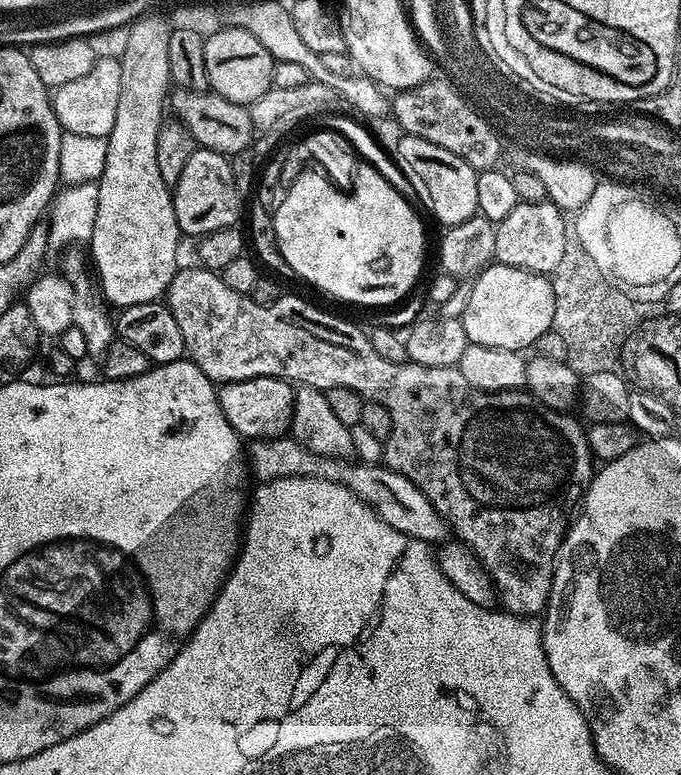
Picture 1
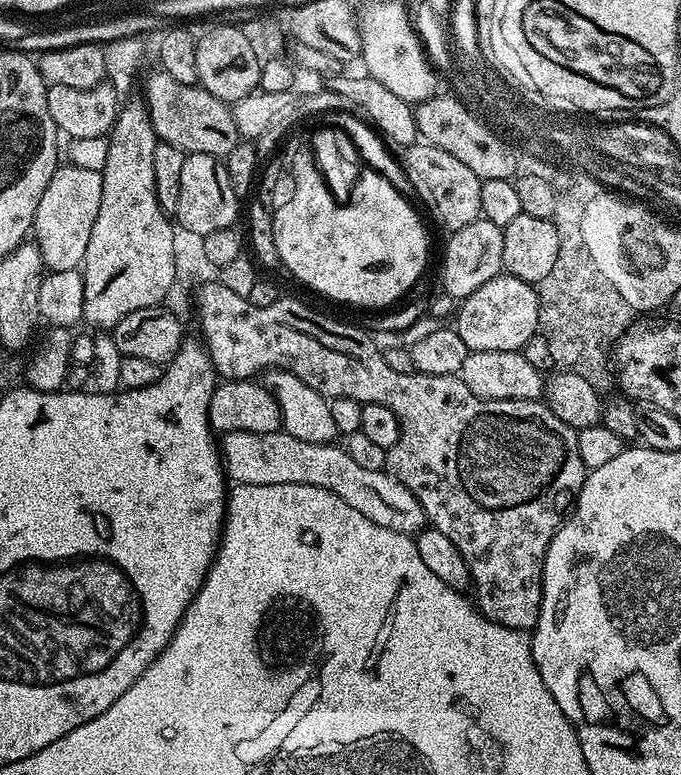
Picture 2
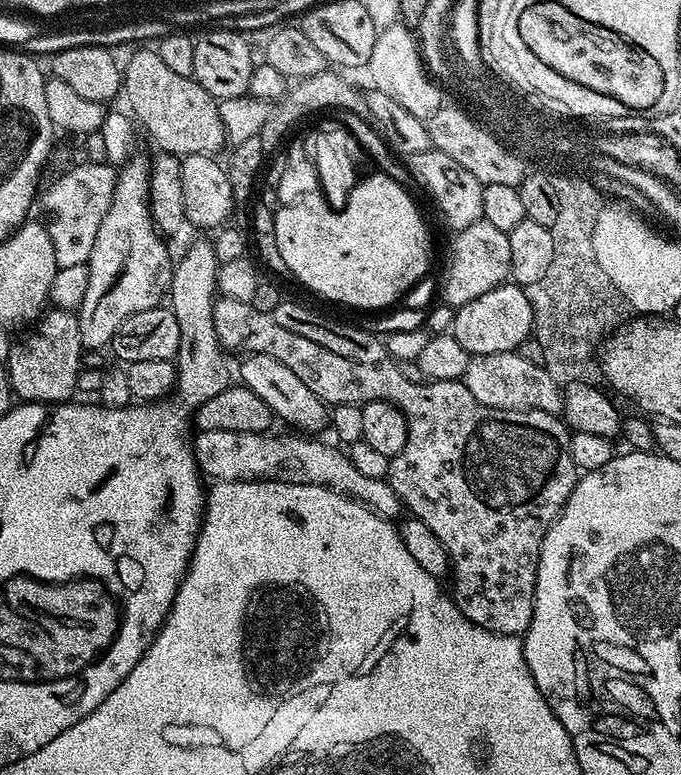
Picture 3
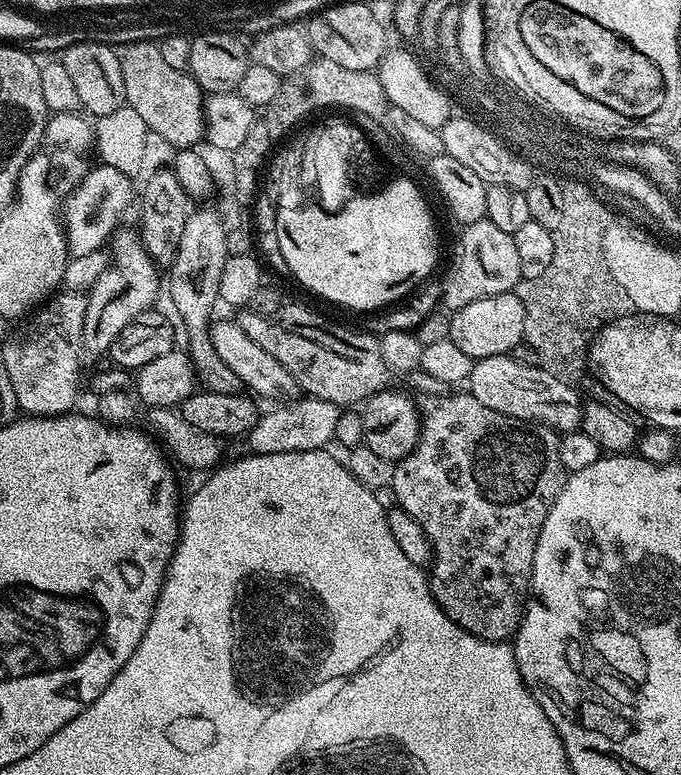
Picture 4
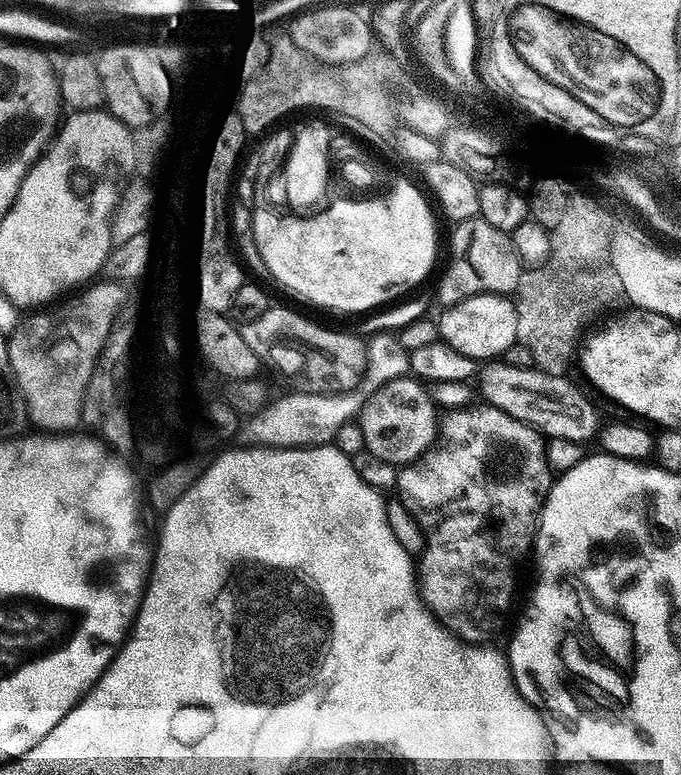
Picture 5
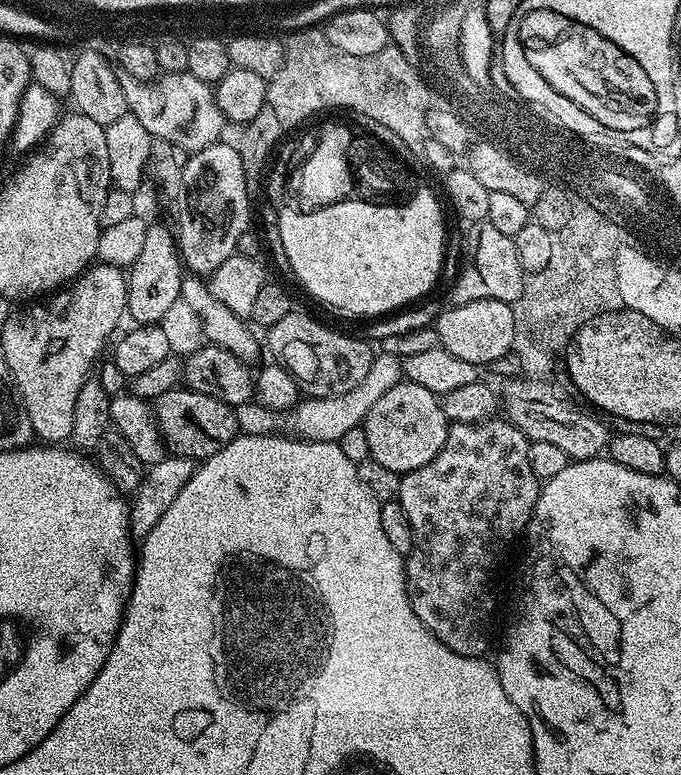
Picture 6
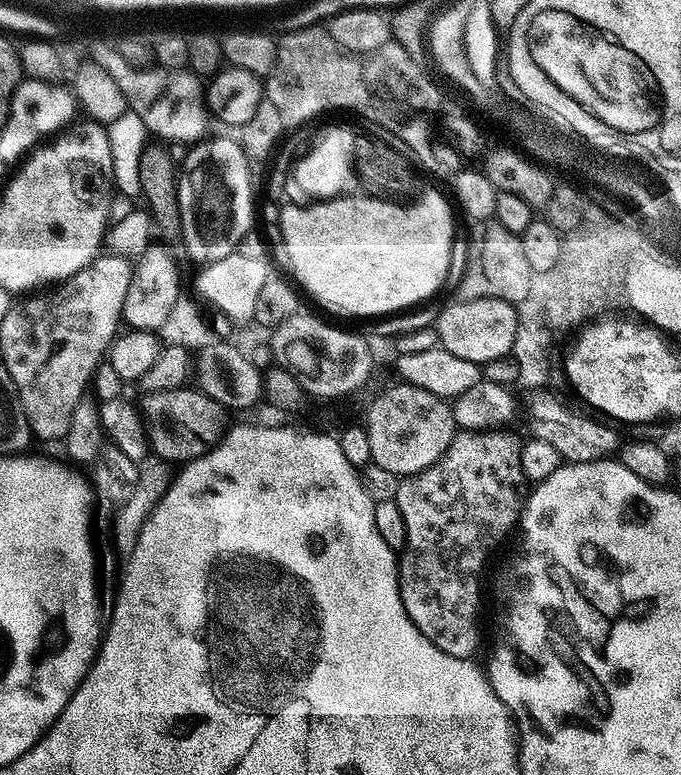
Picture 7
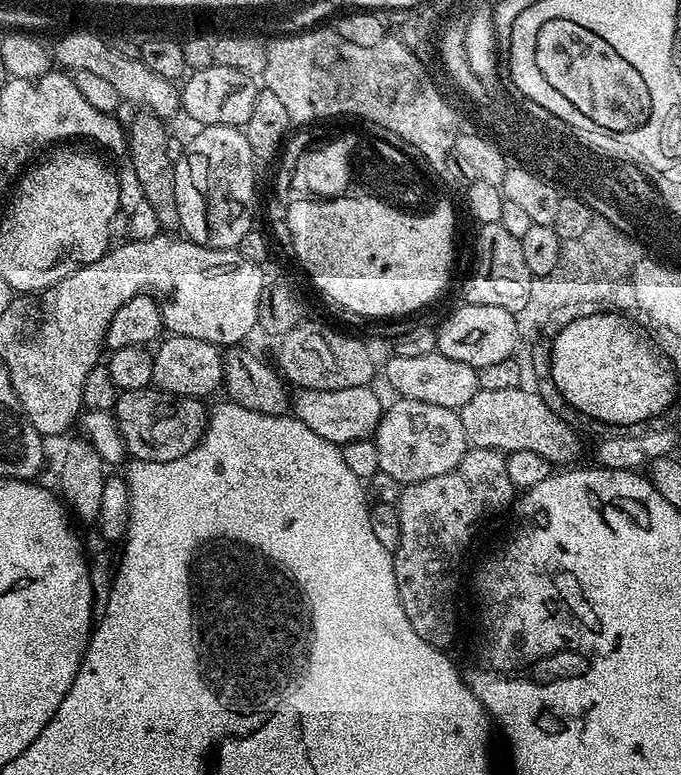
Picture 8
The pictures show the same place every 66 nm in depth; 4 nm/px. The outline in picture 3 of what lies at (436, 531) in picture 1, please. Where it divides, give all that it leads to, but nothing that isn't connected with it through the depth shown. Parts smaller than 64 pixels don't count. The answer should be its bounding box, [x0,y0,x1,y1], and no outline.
[192,430,403,519]

